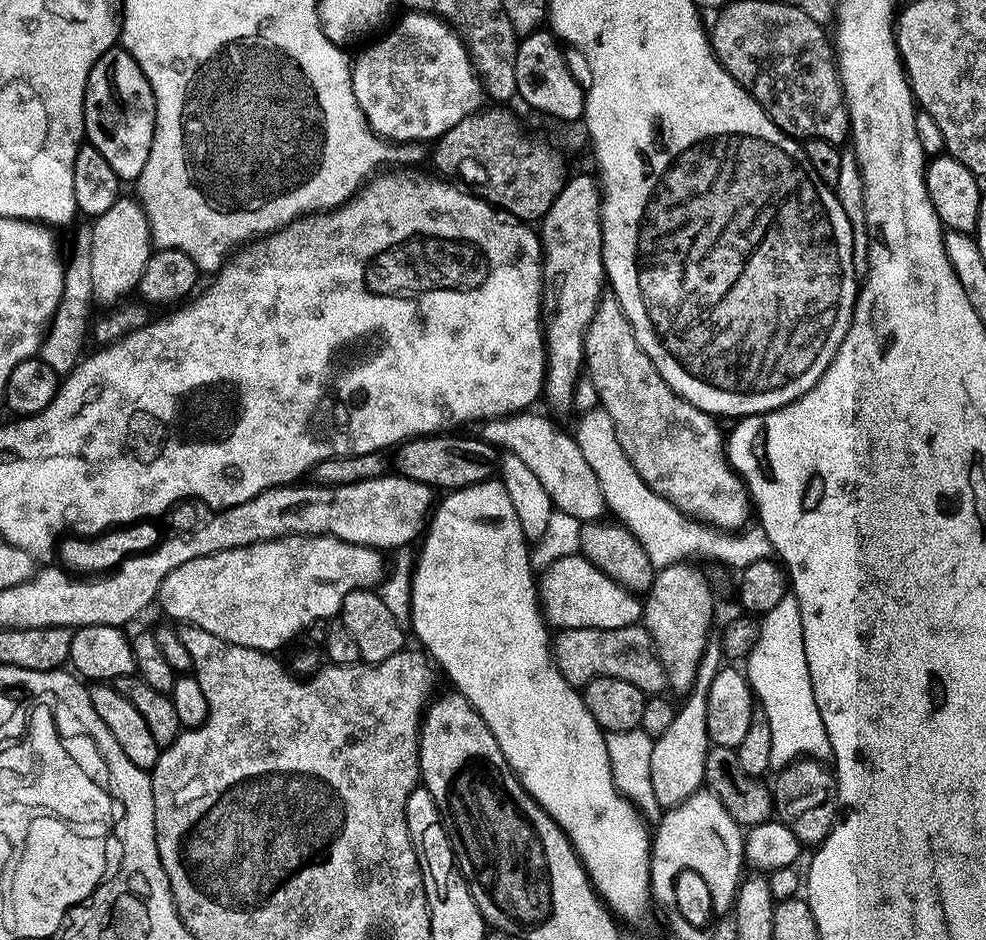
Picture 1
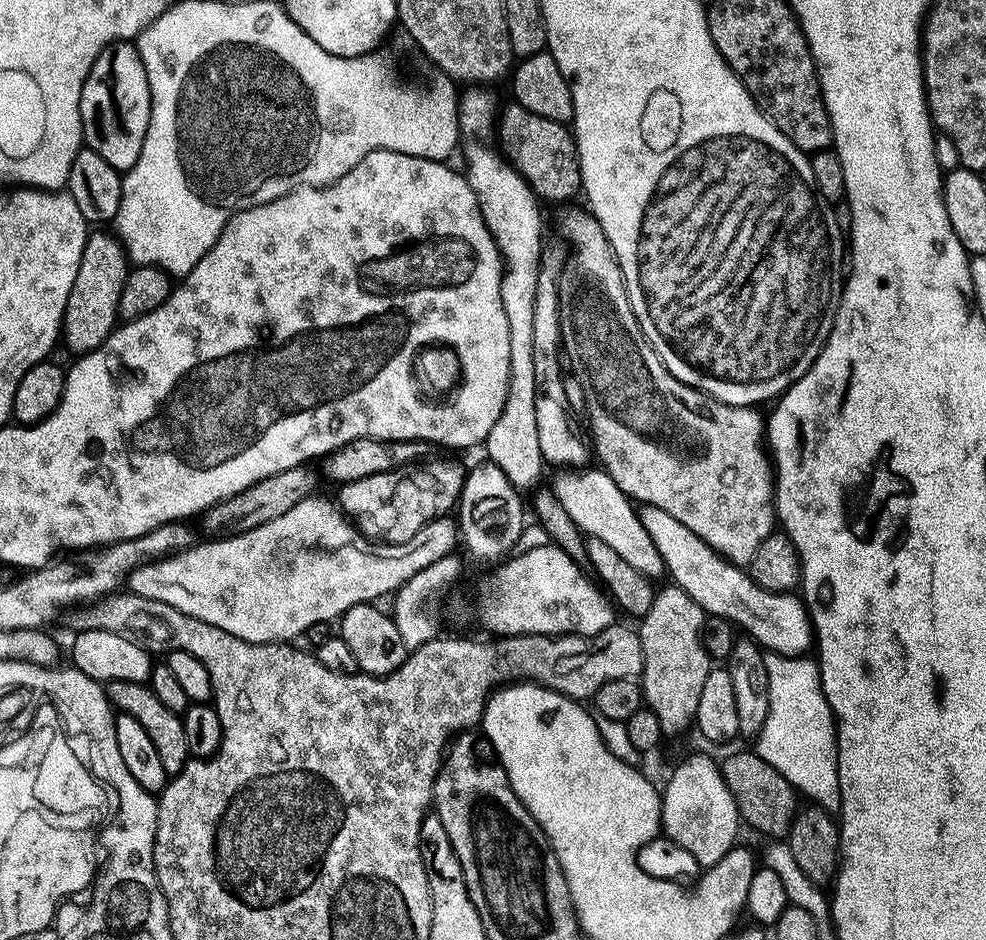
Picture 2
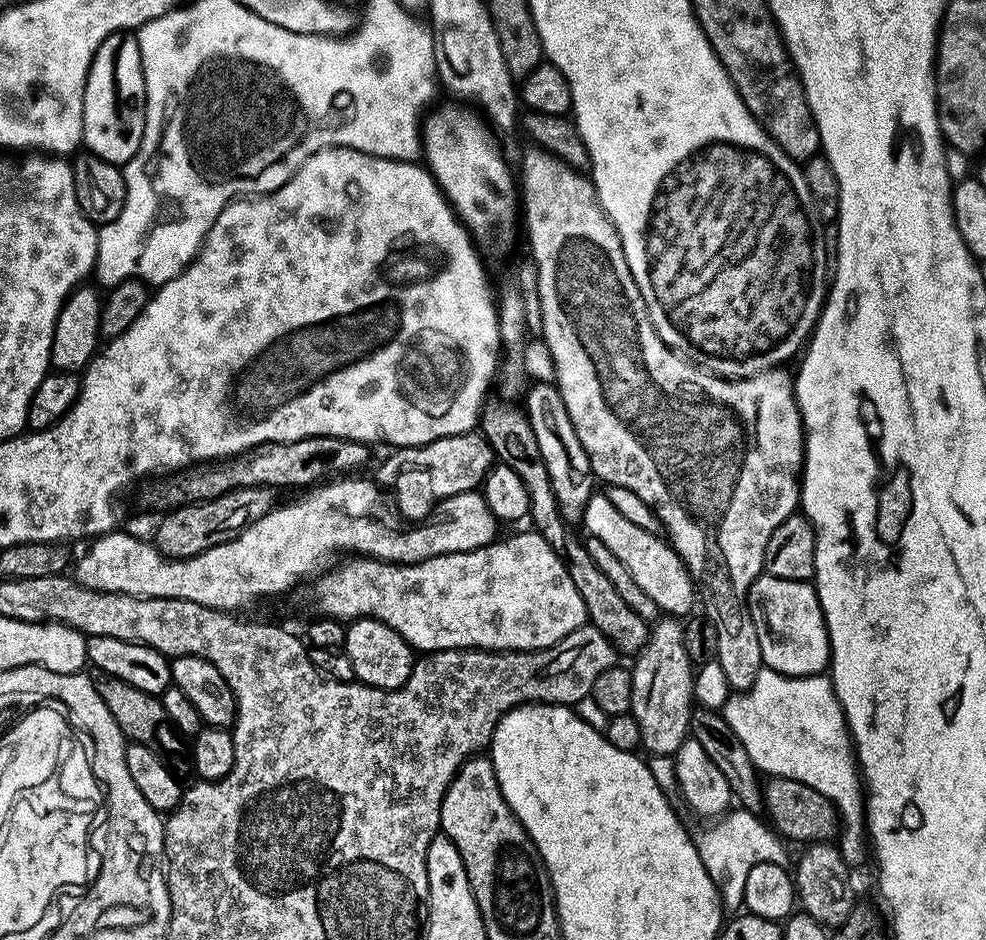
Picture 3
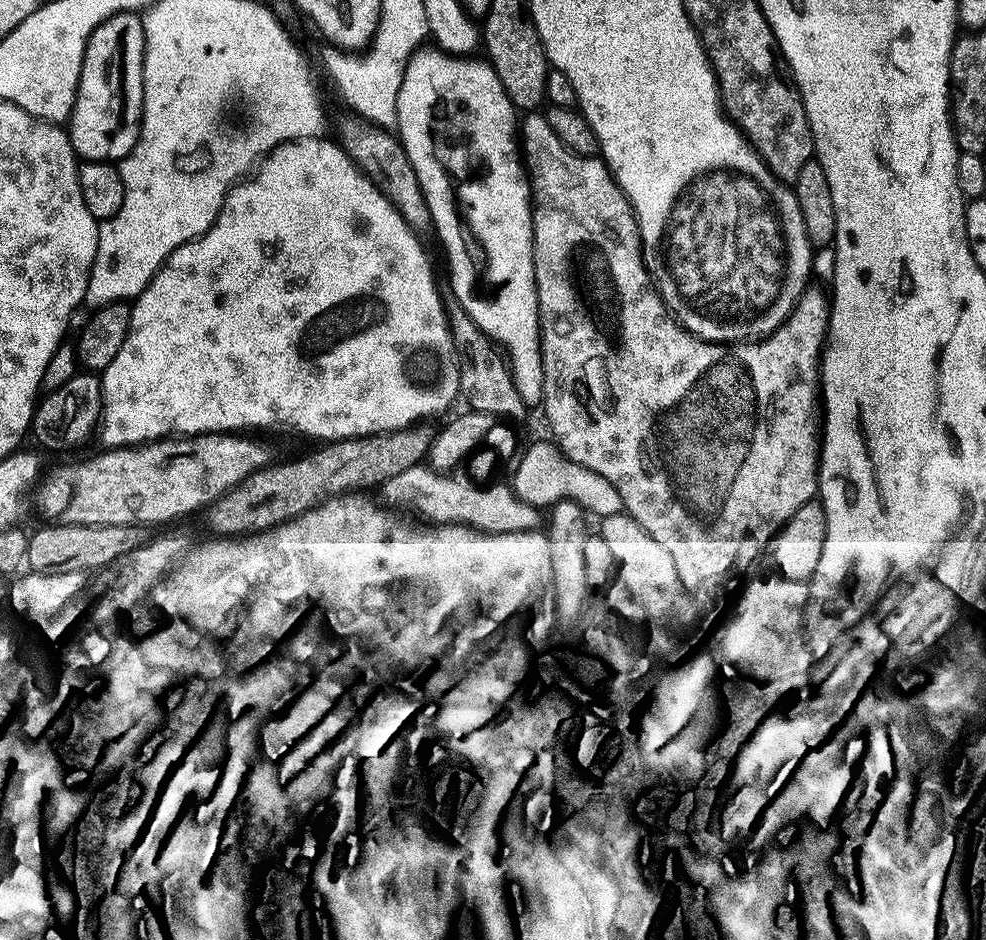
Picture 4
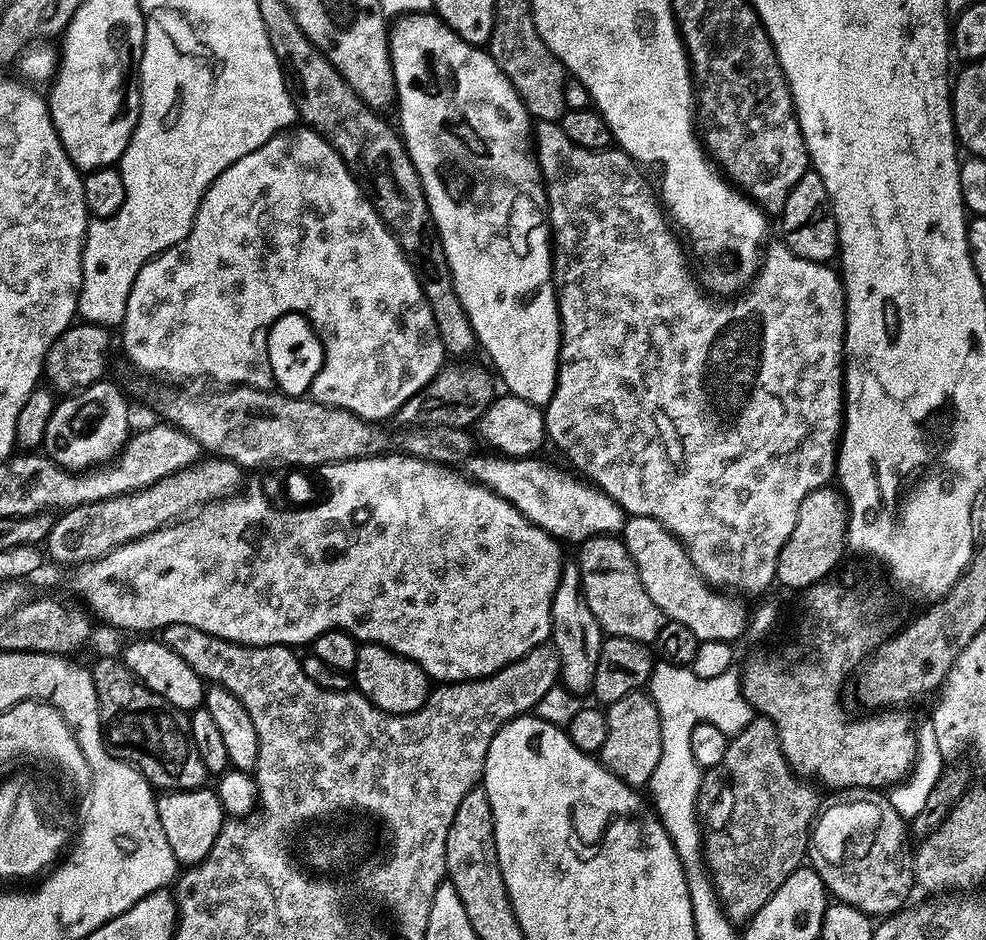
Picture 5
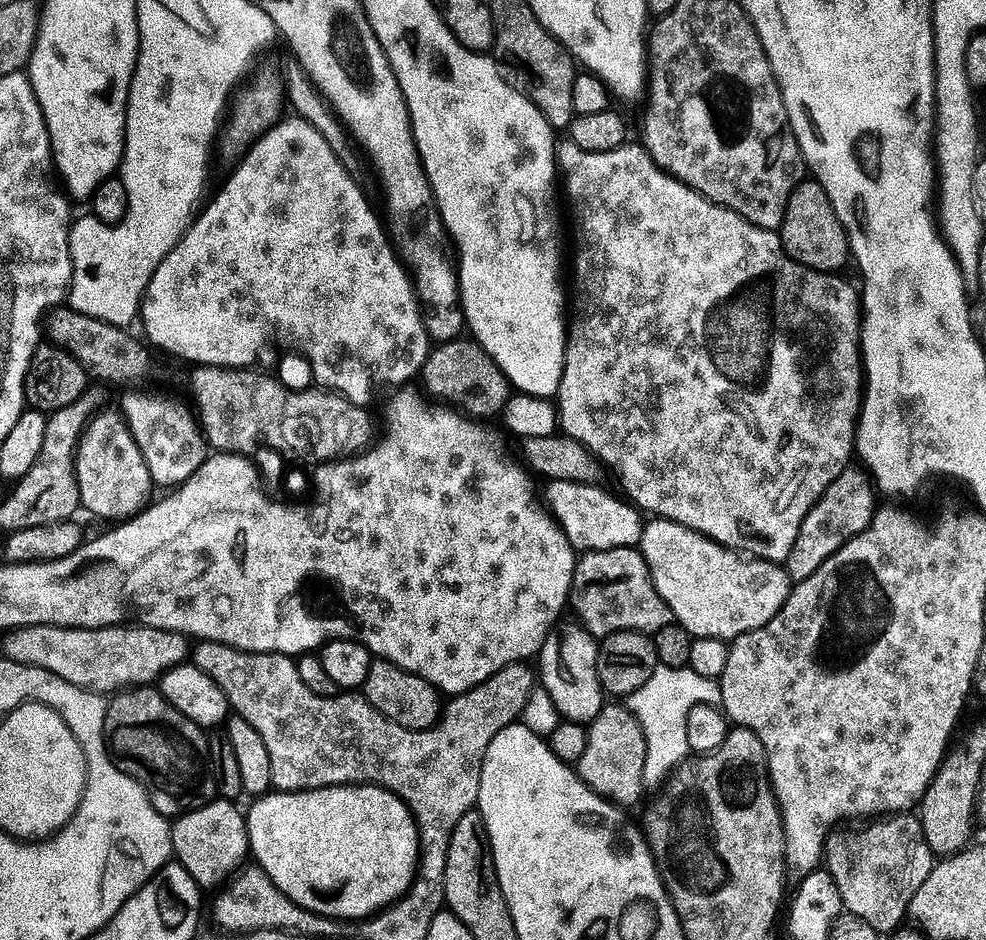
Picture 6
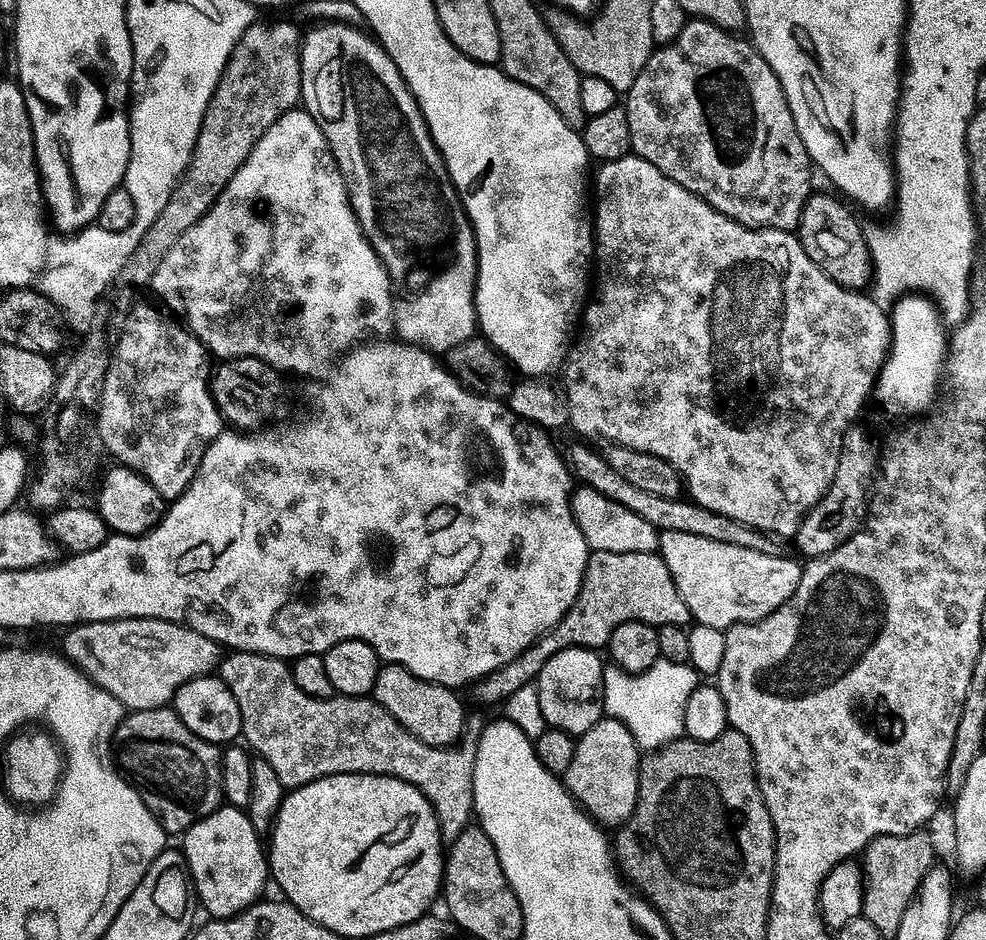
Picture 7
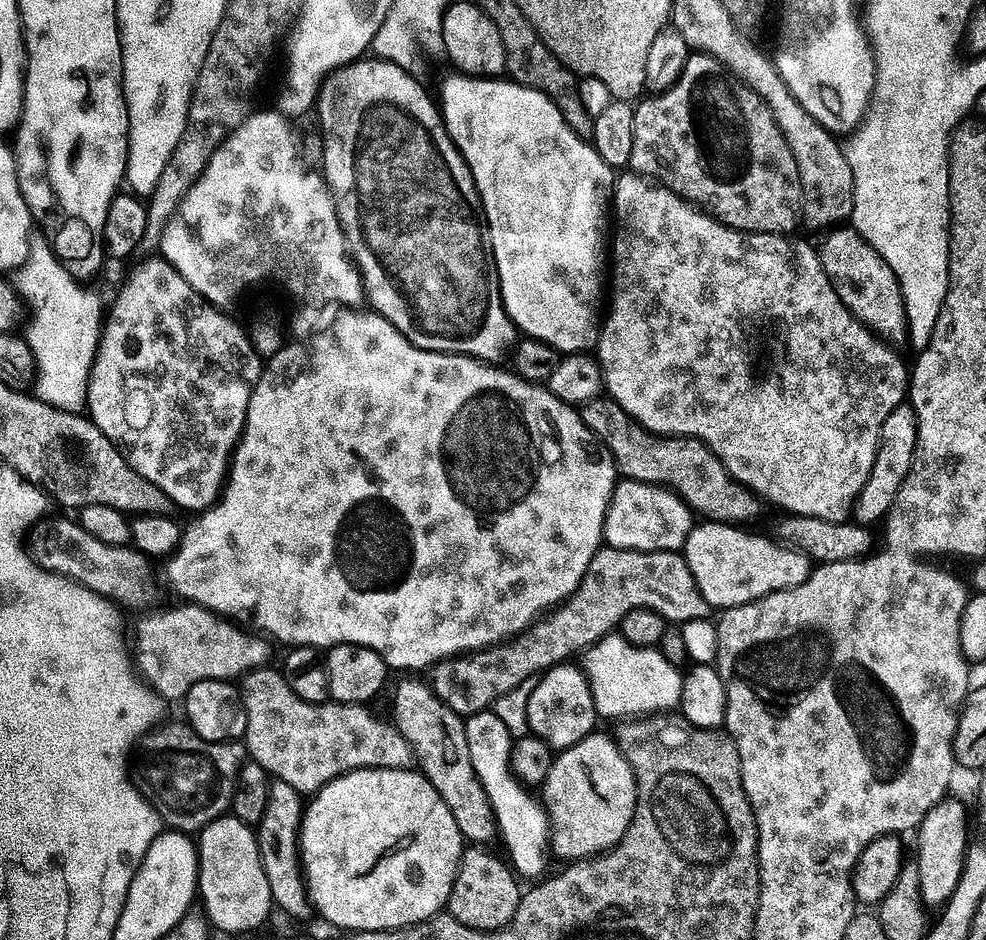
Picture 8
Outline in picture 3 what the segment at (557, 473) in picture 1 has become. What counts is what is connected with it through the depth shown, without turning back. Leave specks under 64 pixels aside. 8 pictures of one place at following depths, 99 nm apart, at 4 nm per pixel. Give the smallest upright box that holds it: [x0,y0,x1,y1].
[582,494,697,618]

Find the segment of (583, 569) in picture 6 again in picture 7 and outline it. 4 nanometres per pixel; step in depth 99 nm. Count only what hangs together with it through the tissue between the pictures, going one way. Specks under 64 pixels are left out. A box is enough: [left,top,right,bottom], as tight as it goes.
[474,552,693,705]

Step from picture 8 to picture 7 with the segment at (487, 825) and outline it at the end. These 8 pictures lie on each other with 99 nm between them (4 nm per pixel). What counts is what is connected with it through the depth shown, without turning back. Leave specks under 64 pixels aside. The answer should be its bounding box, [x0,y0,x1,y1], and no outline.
[374,667,466,748]

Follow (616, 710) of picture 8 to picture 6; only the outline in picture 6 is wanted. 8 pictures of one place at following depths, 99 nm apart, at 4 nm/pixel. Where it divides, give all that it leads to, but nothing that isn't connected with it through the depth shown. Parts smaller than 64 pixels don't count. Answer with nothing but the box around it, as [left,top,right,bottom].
[626,665,722,793]

